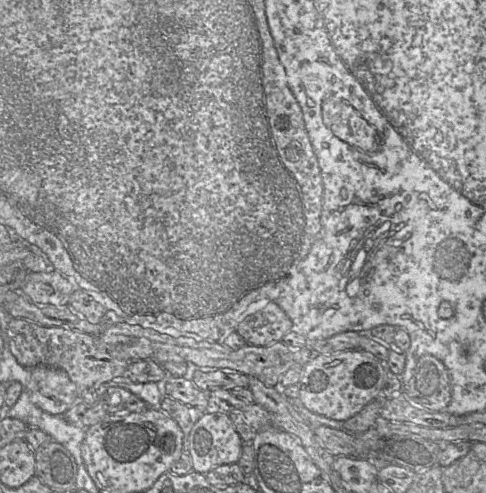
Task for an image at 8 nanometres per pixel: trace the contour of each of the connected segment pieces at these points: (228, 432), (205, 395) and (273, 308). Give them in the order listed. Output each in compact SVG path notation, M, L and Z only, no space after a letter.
M205 412L194 424L189 436L183 437L183 451L189 453L192 469L206 474L213 468L224 464L235 464L239 461L243 441L235 430L228 413Z
M168 375L157 382L157 385L162 397L171 397L186 405L207 411L210 392L199 390L192 380Z
M270 302L246 317L235 332L245 340L246 345L268 346L281 342L291 330L292 322L289 317L276 302Z

